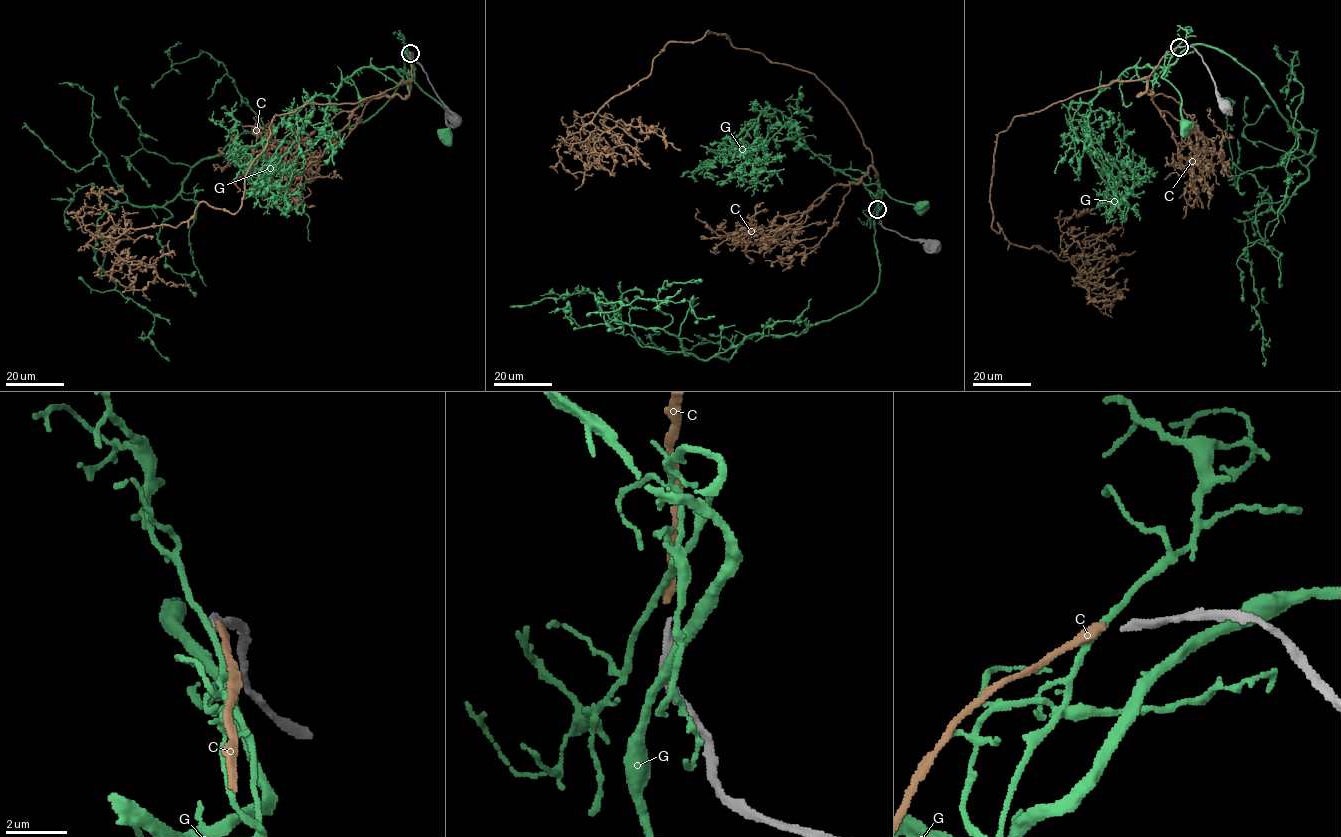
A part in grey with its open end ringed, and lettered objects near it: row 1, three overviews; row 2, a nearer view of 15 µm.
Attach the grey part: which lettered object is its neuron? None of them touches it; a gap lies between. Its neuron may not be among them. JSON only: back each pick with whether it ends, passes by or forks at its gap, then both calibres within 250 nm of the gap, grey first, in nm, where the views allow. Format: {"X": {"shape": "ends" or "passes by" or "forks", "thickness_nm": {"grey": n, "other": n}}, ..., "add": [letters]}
{"C": {"shape": "ends", "thickness_nm": {"grey": 240, "other": 240}}, "add": ["C"]}

